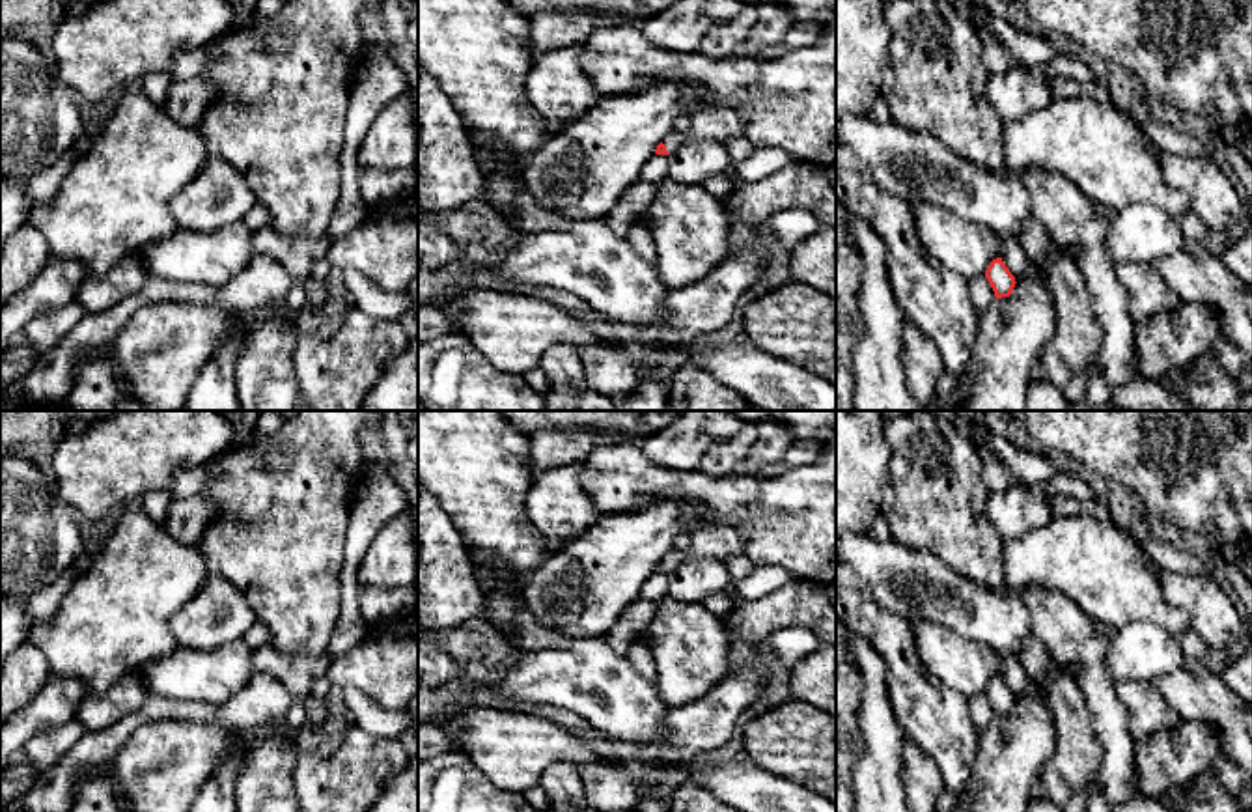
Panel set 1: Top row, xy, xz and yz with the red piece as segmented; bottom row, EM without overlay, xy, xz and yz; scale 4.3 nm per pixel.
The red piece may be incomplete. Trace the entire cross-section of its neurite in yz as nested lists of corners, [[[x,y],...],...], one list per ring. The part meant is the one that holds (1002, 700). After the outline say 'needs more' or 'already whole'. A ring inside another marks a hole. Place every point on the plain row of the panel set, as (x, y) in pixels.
[[[1002,676],[991,679],[985,689],[985,696],[989,698],[996,717],[1009,715],[1017,702]]]; already whole

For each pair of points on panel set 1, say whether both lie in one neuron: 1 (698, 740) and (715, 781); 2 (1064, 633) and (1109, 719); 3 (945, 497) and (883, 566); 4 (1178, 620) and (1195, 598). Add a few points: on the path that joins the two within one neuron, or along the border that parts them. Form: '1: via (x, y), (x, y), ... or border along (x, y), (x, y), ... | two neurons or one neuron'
1: border along (704, 753), (676, 766) | two neurons
2: via (1083, 654), (1101, 699) | one neuron
3: border along (892, 536), (902, 544), (926, 547), (943, 560) | two neurons
4: border along (1159, 574), (1163, 598), (1187, 615), (1191, 628) | two neurons

